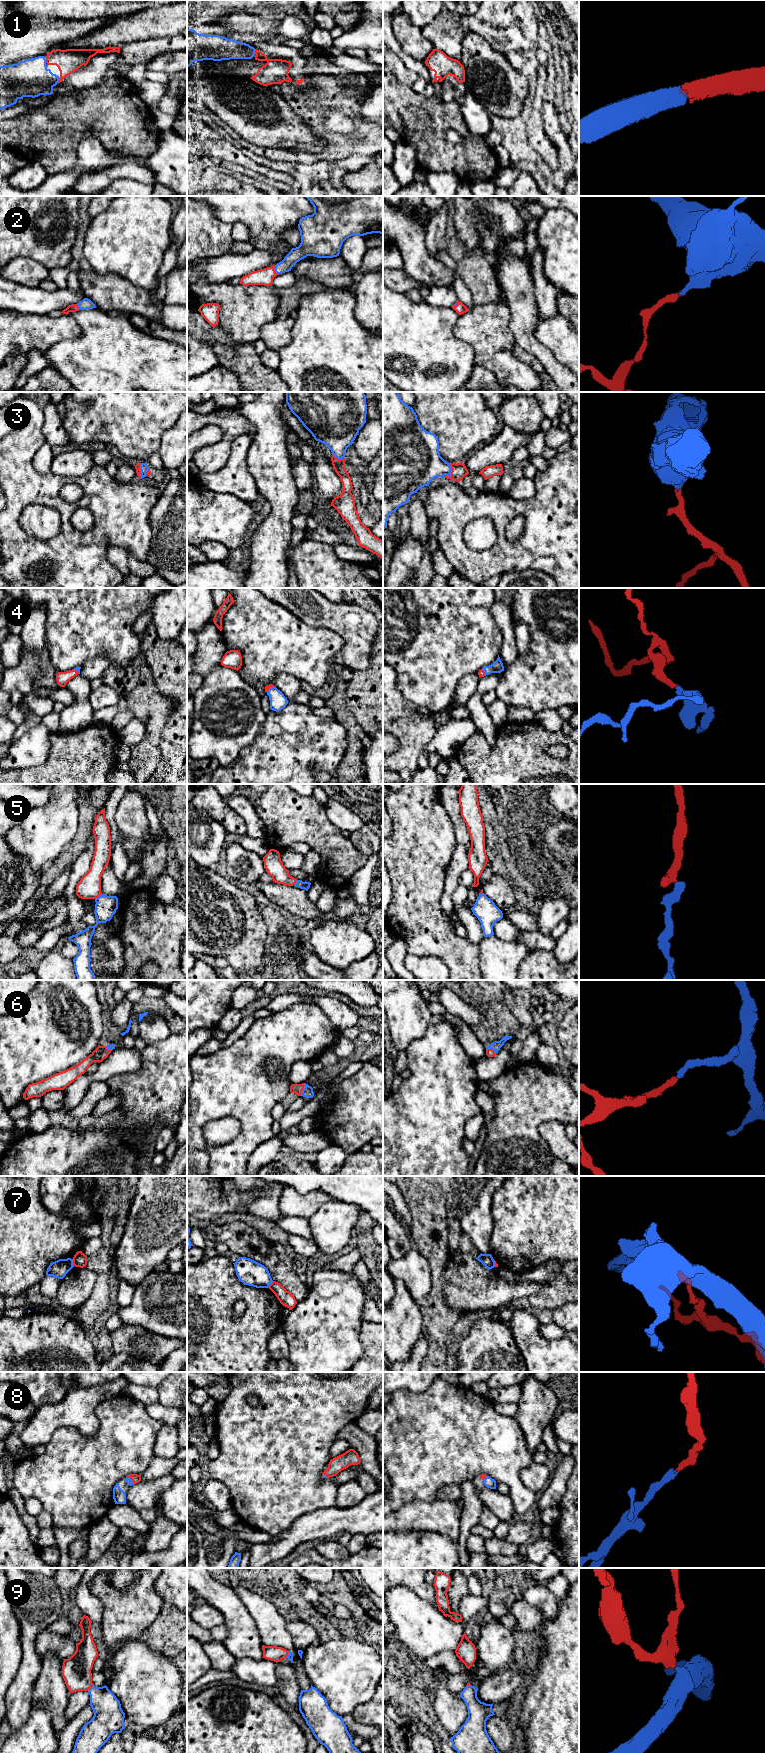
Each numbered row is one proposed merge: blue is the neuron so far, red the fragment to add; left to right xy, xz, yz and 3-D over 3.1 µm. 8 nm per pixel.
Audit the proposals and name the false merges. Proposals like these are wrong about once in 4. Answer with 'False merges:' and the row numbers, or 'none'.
False merges: 7

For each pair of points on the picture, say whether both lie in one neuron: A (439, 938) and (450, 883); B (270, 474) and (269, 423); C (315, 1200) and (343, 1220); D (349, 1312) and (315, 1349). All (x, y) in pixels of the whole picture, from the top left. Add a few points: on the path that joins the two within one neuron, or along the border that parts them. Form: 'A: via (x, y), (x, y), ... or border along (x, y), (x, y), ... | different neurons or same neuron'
A: border along (444, 890), (441, 895), (441, 909), (453, 927) | different neurons
B: via (269, 461), (269, 436) | same neuron
C: border along (332, 1199), (325, 1202), (308, 1219) | different neurons
D: via (340, 1321), (323, 1340) | same neuron

